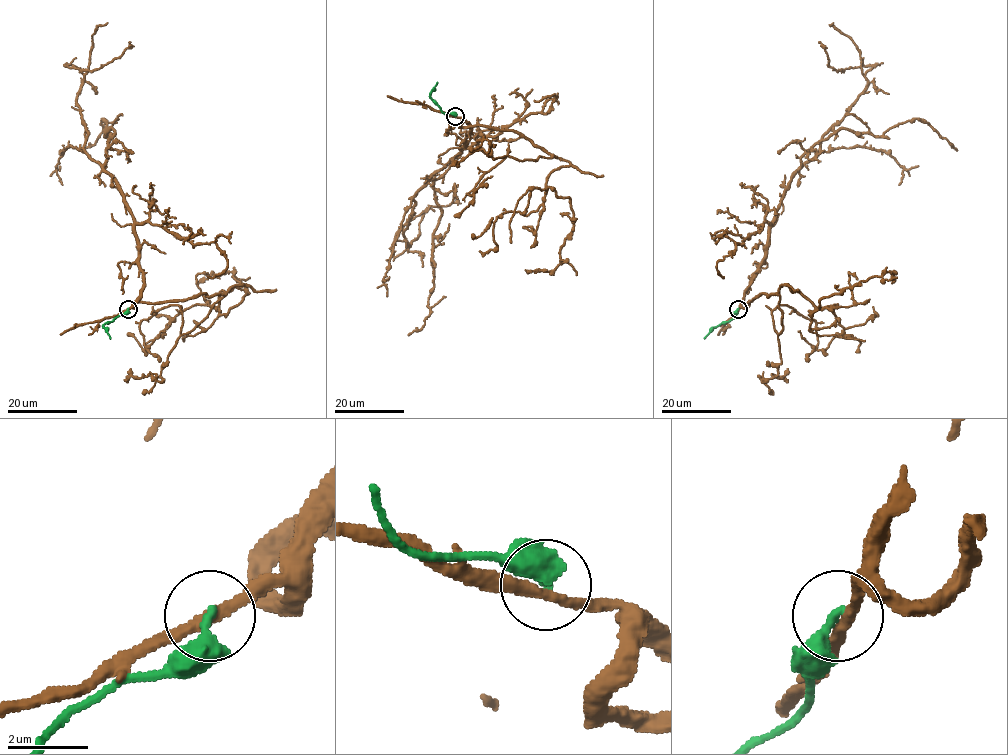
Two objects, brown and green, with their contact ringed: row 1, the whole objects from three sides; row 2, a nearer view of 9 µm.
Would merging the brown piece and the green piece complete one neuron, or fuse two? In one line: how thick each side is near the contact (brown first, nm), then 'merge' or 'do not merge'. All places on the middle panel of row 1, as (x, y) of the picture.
280/300 nm | do not merge

